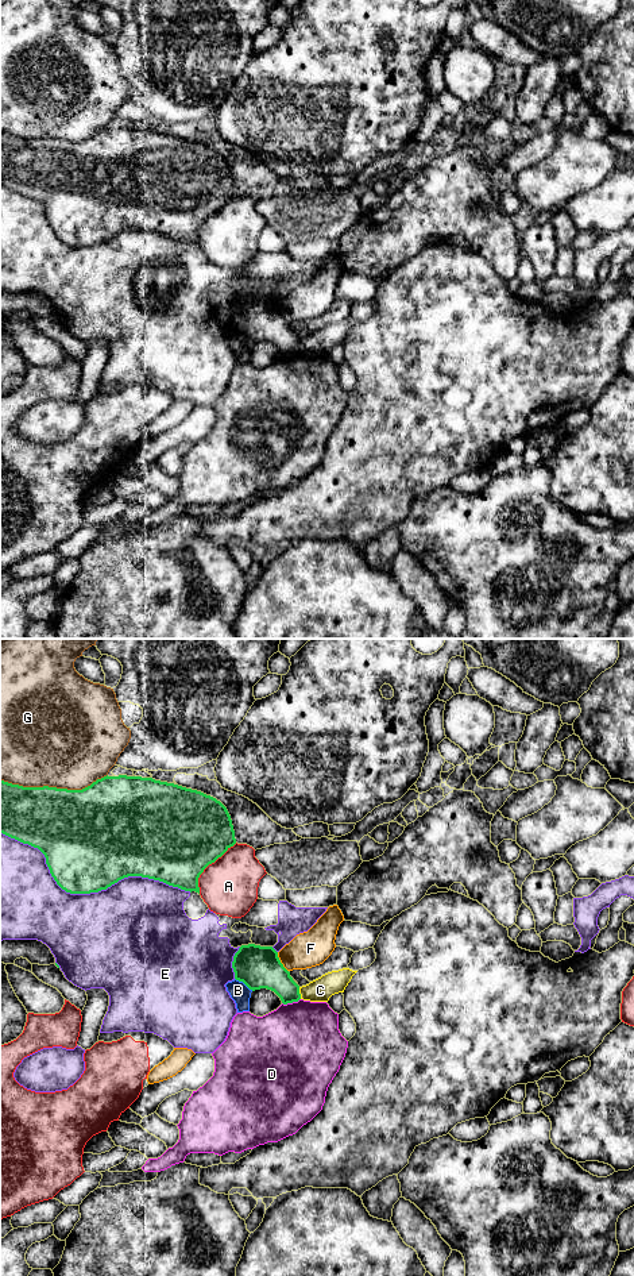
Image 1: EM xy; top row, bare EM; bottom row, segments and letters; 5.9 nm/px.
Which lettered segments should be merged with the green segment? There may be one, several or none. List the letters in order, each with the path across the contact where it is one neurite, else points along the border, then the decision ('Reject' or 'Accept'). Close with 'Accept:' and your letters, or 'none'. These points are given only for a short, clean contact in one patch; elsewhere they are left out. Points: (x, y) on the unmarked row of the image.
A: Reject
B: Reject
C: Boundary: xy (298, 339), (301, 350). Reject
D: Boundary: xy (300, 350), (282, 355). Reject
E: Reject
F: Reject
G: Reject
Accept: none

